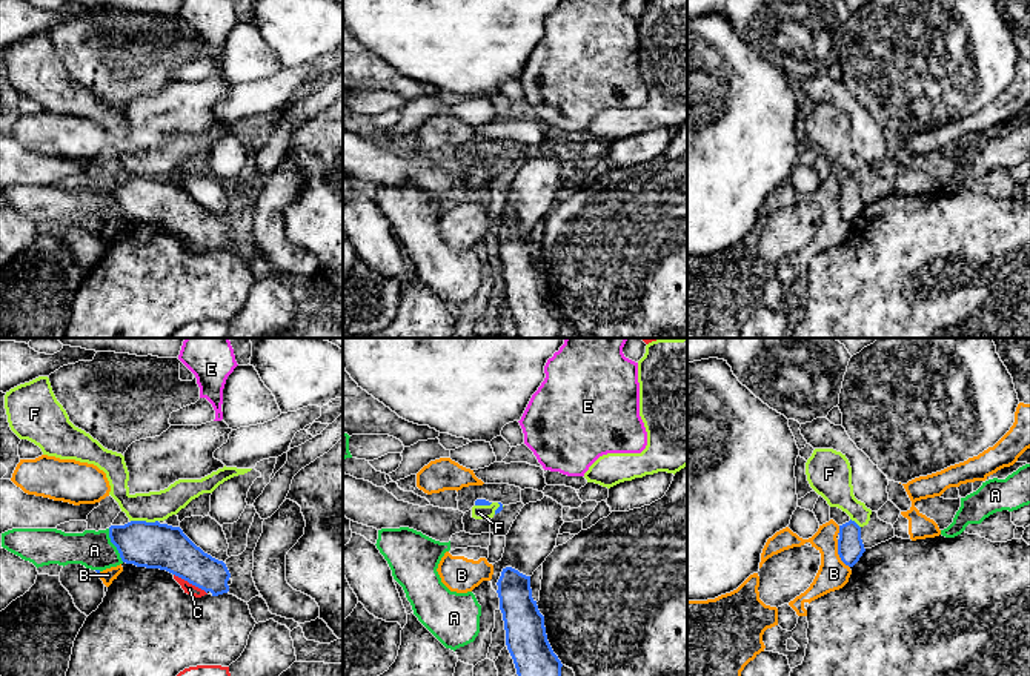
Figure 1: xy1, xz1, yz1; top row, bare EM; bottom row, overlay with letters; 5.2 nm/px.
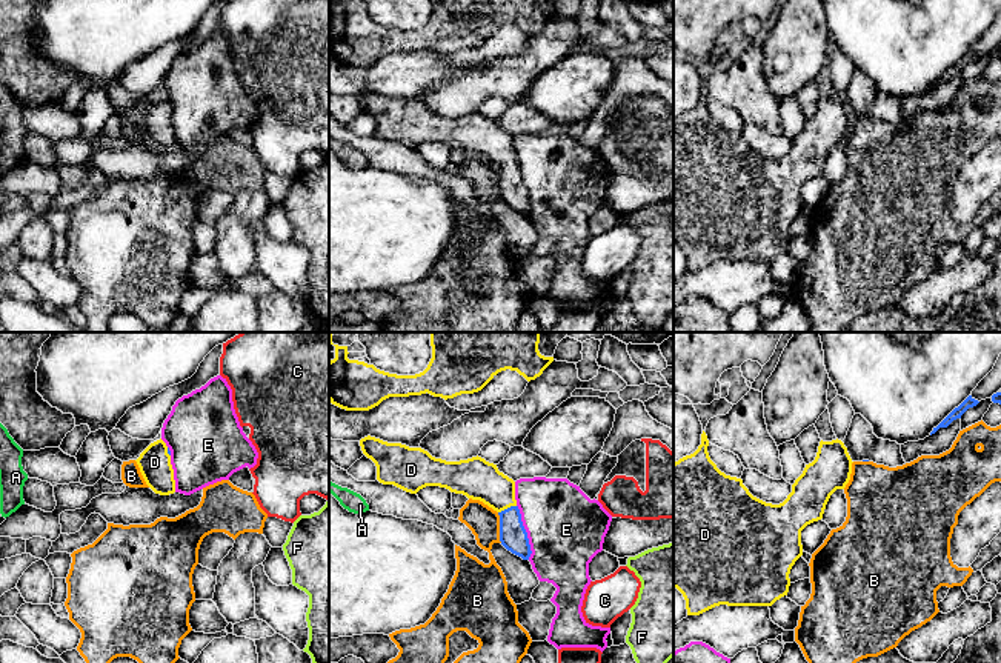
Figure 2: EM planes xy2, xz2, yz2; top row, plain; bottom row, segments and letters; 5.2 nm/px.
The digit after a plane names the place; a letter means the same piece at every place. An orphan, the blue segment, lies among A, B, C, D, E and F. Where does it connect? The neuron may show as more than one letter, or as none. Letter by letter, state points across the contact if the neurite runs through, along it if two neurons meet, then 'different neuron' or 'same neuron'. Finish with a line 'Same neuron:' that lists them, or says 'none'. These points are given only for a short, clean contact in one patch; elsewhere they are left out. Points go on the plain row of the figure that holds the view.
A: different neuron
B: different neuron
C: along xy1 (174, 229), (206, 249) | different neuron
D: across xz2 (512, 189), (506, 165), (477, 134) | same neuron
E: different neuron
F: along xy1 (131, 175), (157, 177) | different neuron
Same neuron: D

